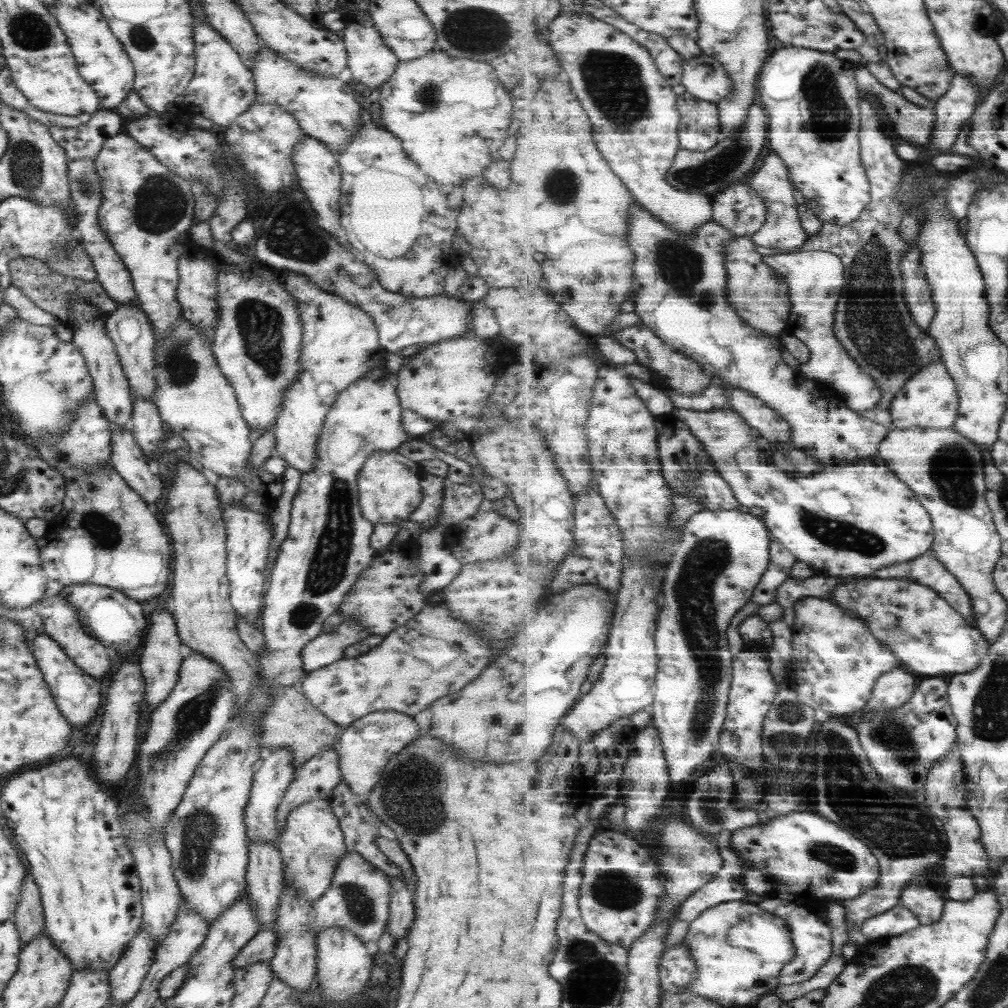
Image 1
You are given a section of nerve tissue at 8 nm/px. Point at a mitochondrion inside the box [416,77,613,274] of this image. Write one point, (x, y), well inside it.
(565, 185)

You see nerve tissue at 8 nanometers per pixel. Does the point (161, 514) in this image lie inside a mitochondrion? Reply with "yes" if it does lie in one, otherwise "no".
no

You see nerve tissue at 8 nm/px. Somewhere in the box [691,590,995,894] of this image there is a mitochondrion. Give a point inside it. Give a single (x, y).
(849, 791)

